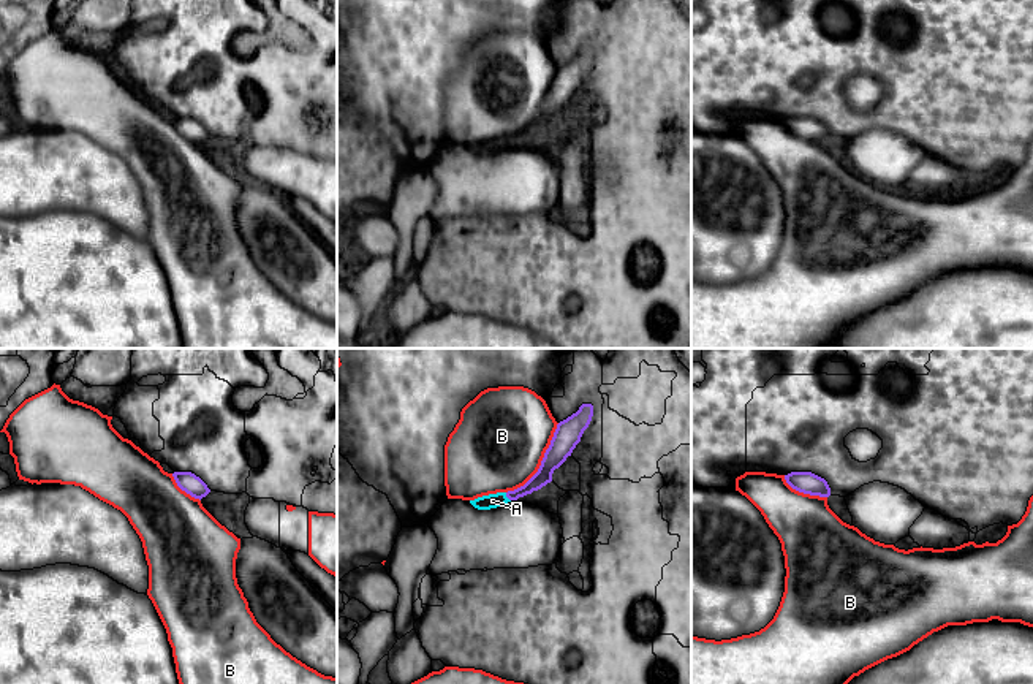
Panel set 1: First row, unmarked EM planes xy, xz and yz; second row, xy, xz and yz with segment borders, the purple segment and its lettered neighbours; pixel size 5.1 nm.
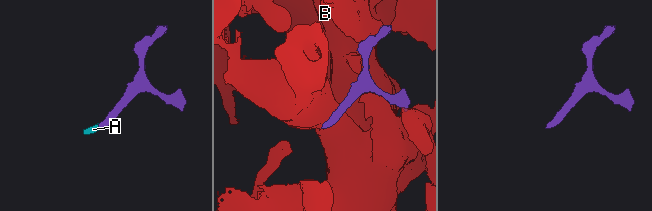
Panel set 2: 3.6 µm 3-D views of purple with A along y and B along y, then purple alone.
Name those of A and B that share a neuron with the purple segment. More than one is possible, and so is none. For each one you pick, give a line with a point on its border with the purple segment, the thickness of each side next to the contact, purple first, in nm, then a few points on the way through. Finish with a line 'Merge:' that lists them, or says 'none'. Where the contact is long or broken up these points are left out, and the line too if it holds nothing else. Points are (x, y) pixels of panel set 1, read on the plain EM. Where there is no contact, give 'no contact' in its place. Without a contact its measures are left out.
A: xz (507, 141) | 80/80 nm | across xz (546, 114), (525, 135), (507, 141), (492, 146)
Merge: A

